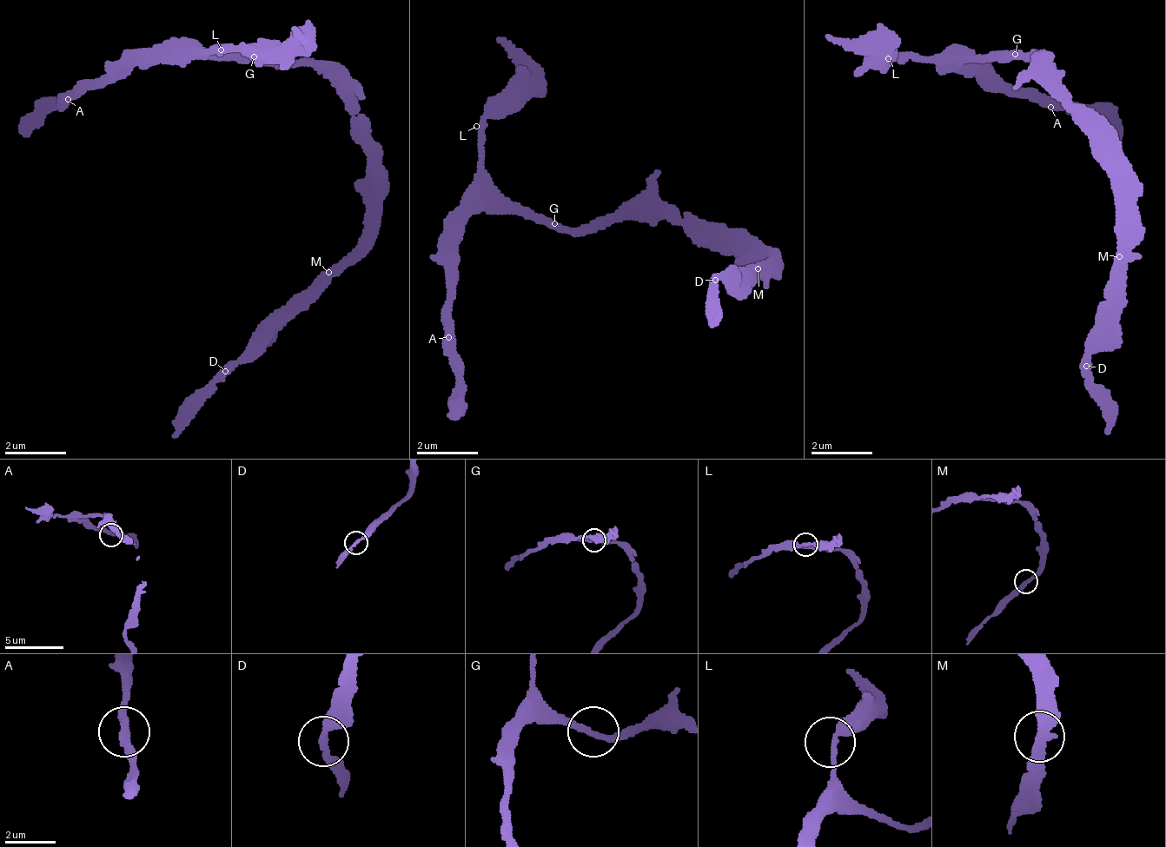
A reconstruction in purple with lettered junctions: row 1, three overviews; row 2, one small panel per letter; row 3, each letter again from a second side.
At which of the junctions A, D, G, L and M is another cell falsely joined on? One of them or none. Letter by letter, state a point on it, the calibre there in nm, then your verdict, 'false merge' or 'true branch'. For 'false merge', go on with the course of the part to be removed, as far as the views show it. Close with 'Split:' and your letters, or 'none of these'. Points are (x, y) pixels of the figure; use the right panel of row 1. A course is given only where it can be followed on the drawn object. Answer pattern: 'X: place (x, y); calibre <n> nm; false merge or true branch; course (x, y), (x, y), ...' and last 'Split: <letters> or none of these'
A: place (1050, 107); calibre 300 nm; true branch
D: place (1086, 366); calibre 240 nm; true branch
G: place (1015, 54); calibre 220 nm; true branch
L: place (888, 58); calibre 240 nm; true branch
M: place (1119, 256); calibre 360 nm; true branch
Split: none of these

